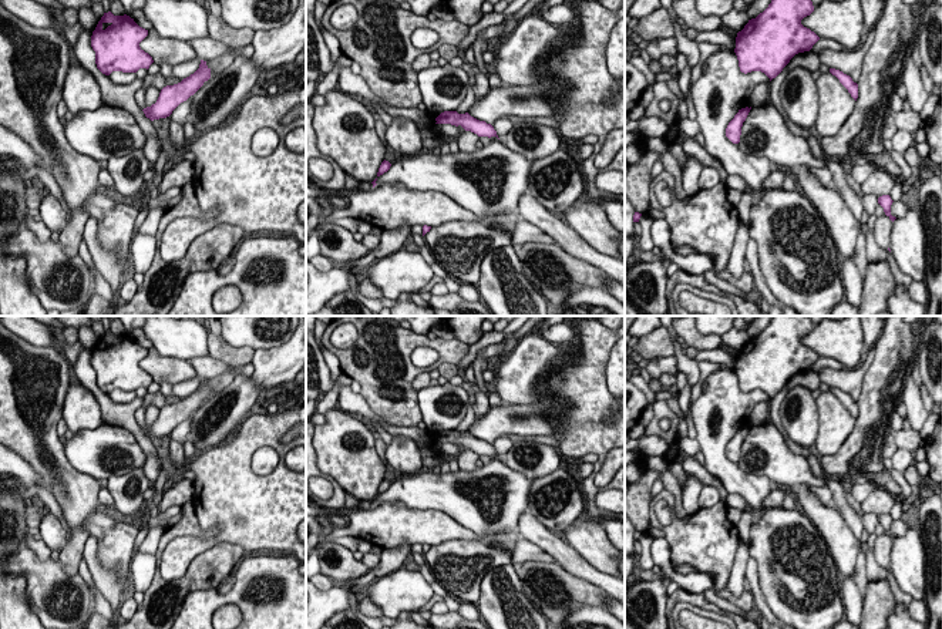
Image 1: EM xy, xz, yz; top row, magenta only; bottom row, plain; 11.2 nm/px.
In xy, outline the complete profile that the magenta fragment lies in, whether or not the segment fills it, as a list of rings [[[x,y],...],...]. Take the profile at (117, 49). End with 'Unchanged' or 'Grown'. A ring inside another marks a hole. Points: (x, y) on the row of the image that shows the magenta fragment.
[[[104,13],[91,36],[97,68],[105,75],[112,71],[148,70],[154,60],[139,47],[147,36],[148,30],[139,27],[129,16]]]. Unchanged

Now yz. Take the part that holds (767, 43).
[[[771,0],[736,37],[740,71],[764,73],[776,78],[790,60],[810,51],[820,37],[801,24],[814,11],[811,0]]]. Unchanged

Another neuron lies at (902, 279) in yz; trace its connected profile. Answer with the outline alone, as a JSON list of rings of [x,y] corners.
[[[887,249],[887,252],[888,252],[888,253],[887,253],[887,262],[888,262],[889,266],[891,266],[891,272],[892,272],[892,275],[894,275],[895,283],[904,286],[905,289],[909,289],[909,285],[911,285],[911,282],[912,282],[912,278],[911,278],[909,275],[905,275],[905,273],[899,269],[898,263],[895,262],[892,253],[891,253],[888,249]]]

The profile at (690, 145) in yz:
[[[686,137],[686,139],[683,141],[682,145],[683,145],[683,151],[686,152],[686,155],[694,157],[703,165],[703,168],[706,168],[706,166],[714,168],[720,174],[720,184],[726,185],[727,172],[717,158],[714,158],[711,154],[709,154],[706,151],[706,148],[702,147],[692,137]]]

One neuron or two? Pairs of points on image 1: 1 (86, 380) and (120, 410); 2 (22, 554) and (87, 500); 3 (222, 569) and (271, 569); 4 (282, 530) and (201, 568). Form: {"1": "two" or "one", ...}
{"1": "one", "2": "two", "3": "two", "4": "two"}

